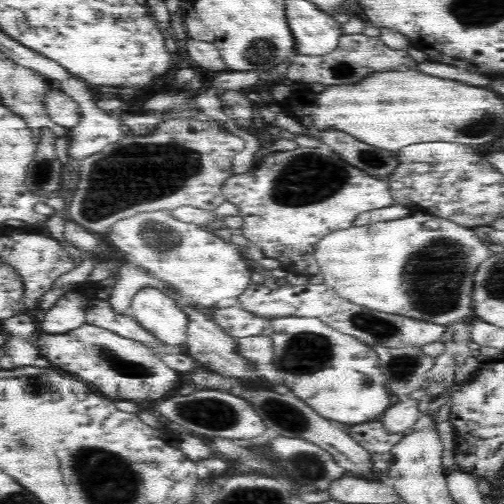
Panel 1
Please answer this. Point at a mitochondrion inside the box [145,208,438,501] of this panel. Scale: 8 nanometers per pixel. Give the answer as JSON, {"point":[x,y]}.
{"point":[306,352]}

